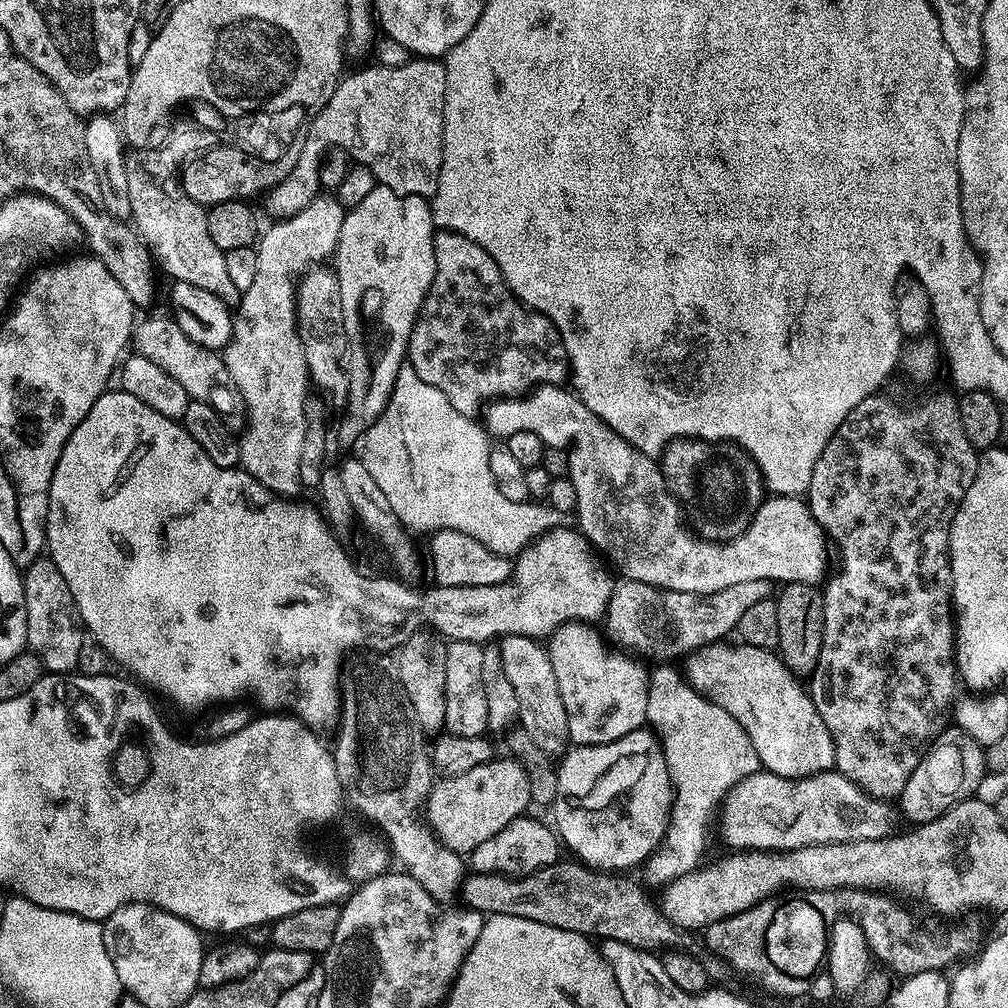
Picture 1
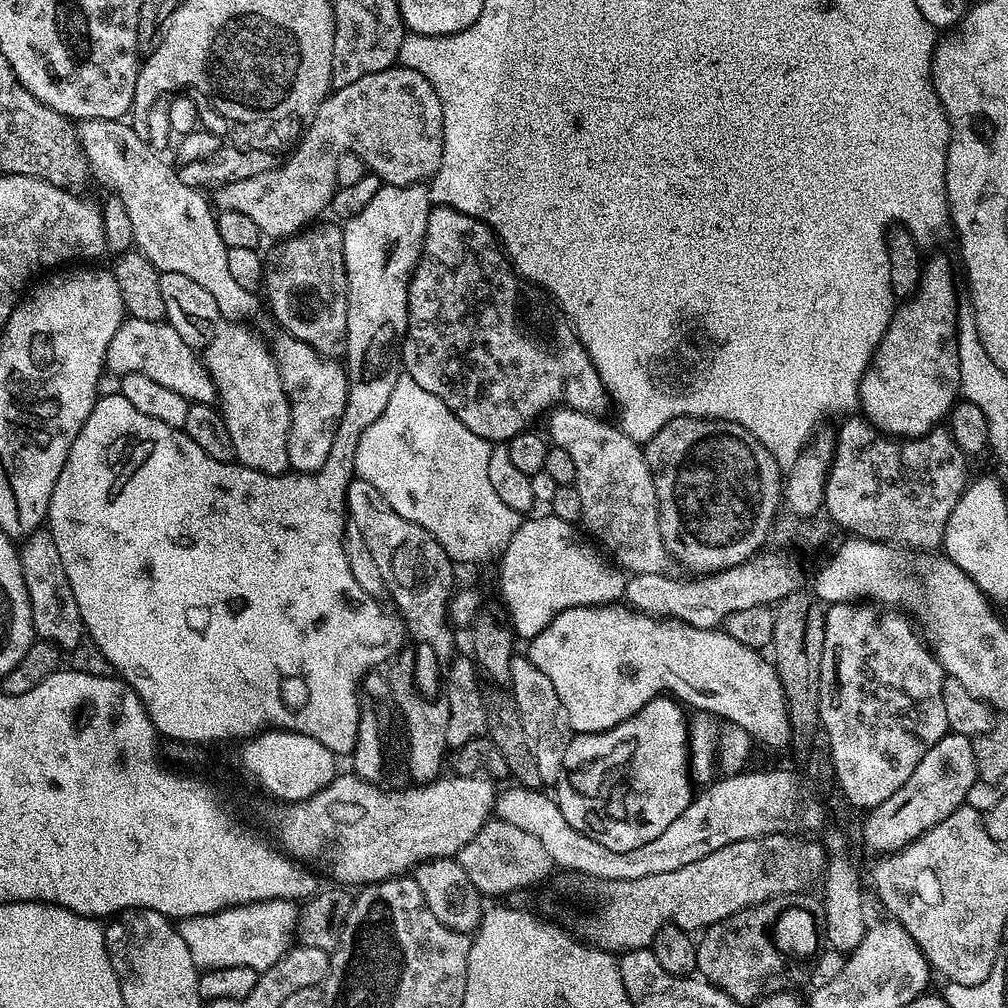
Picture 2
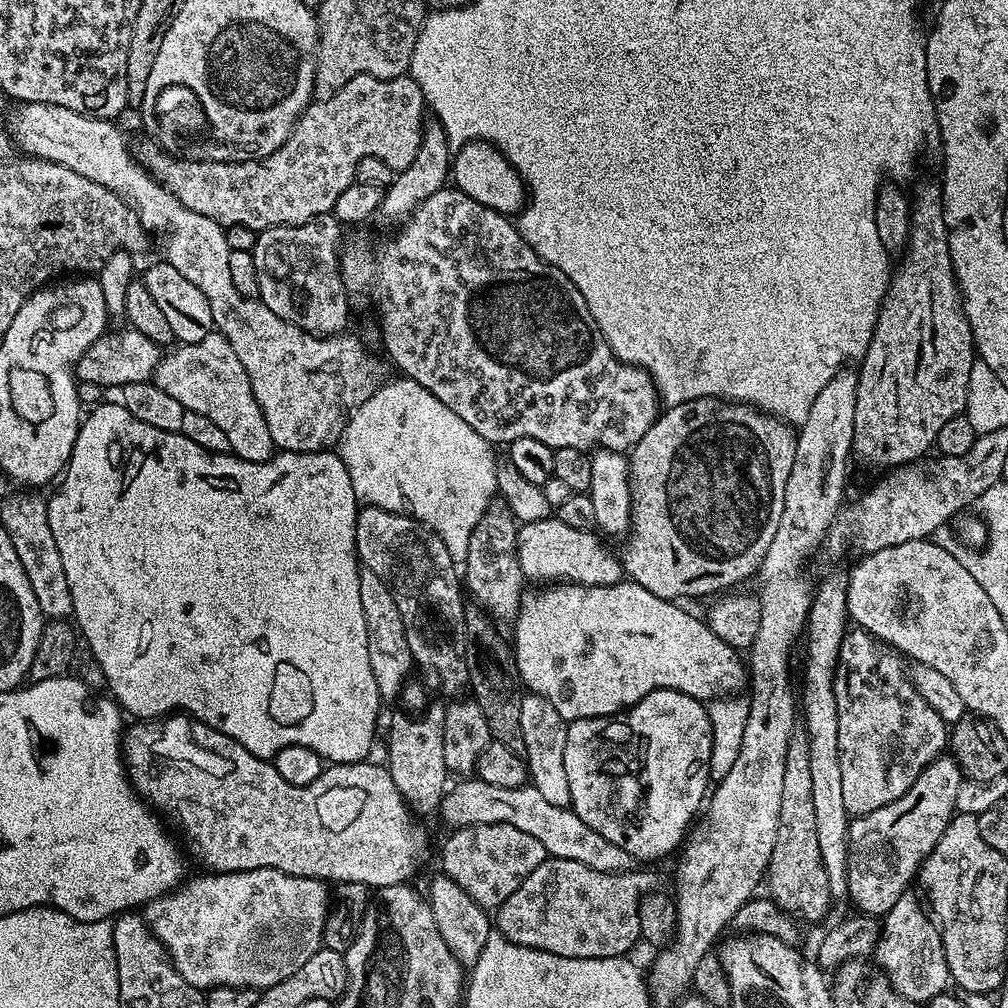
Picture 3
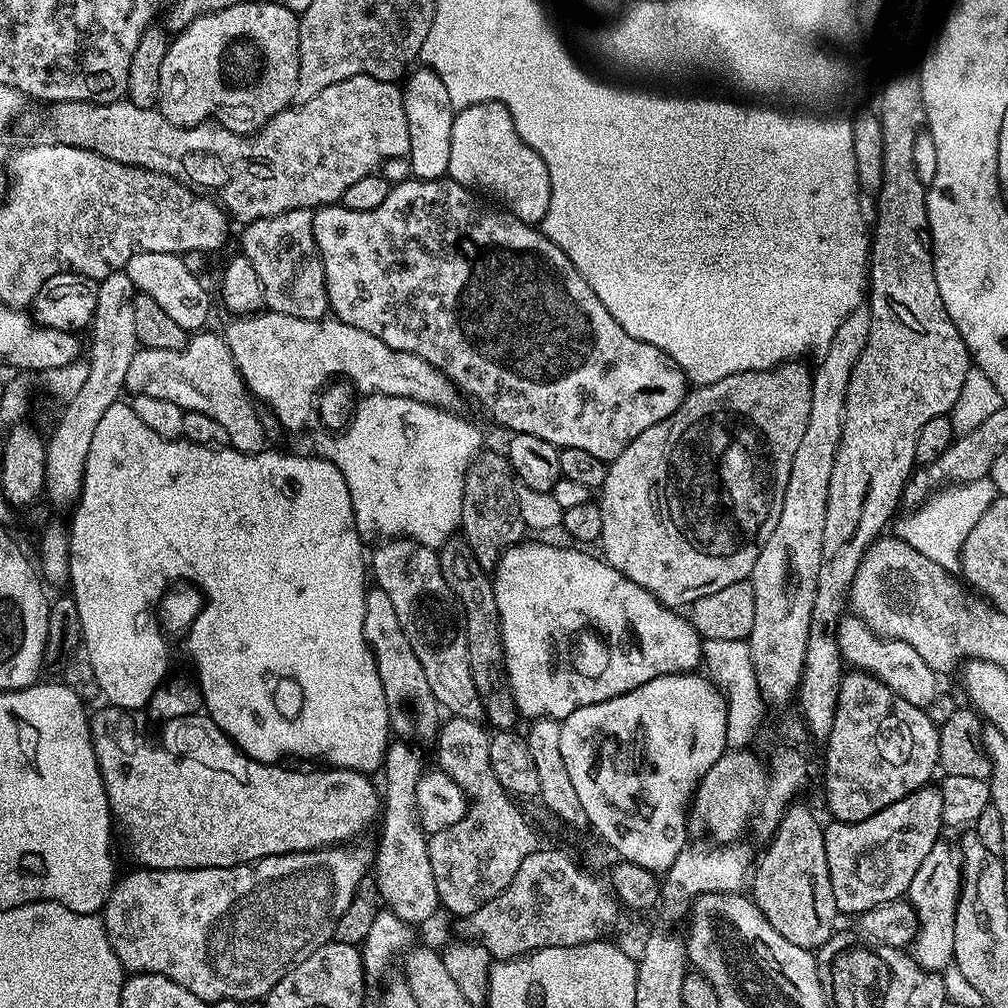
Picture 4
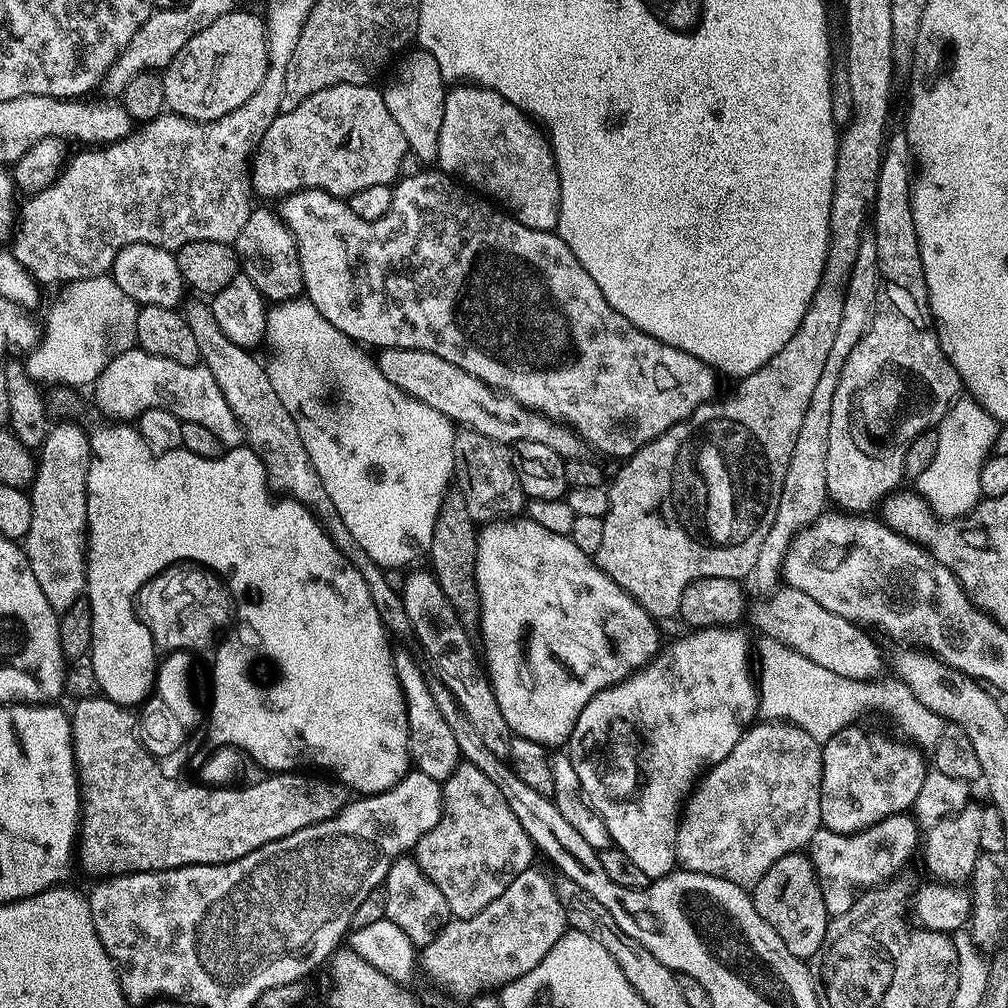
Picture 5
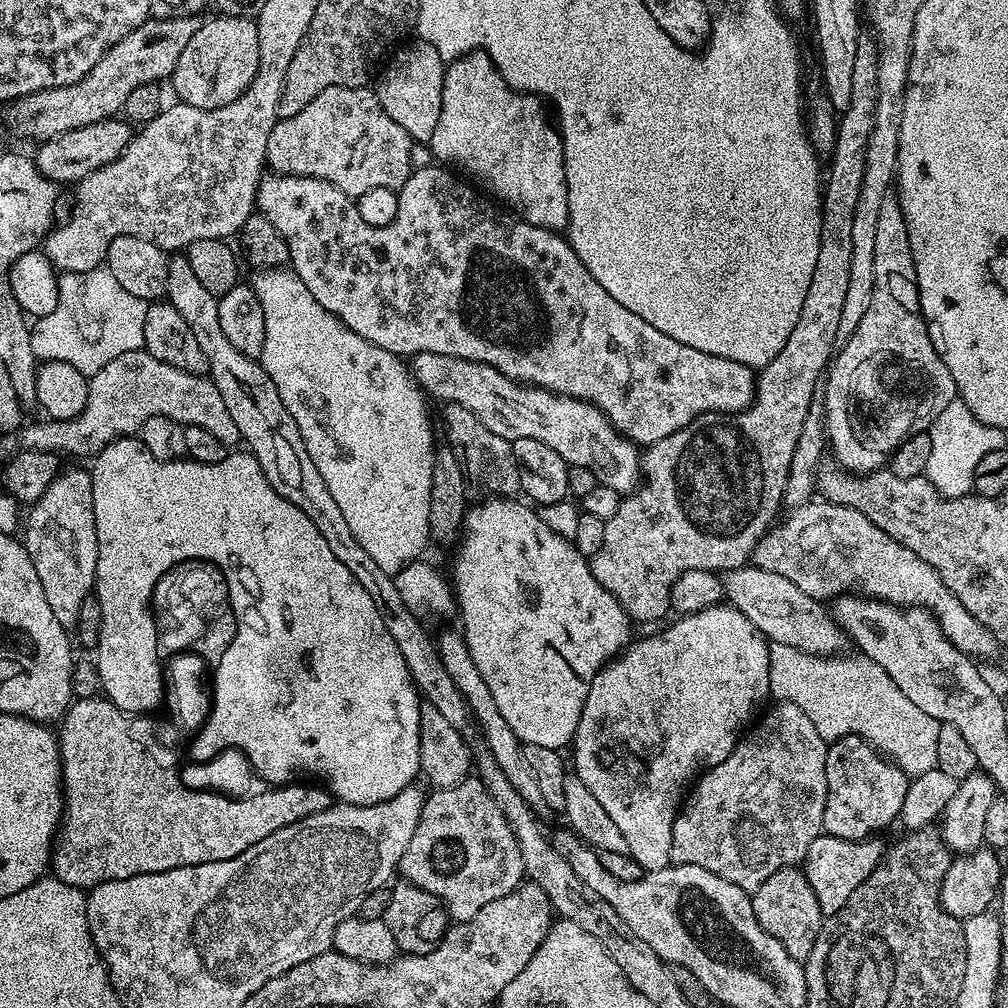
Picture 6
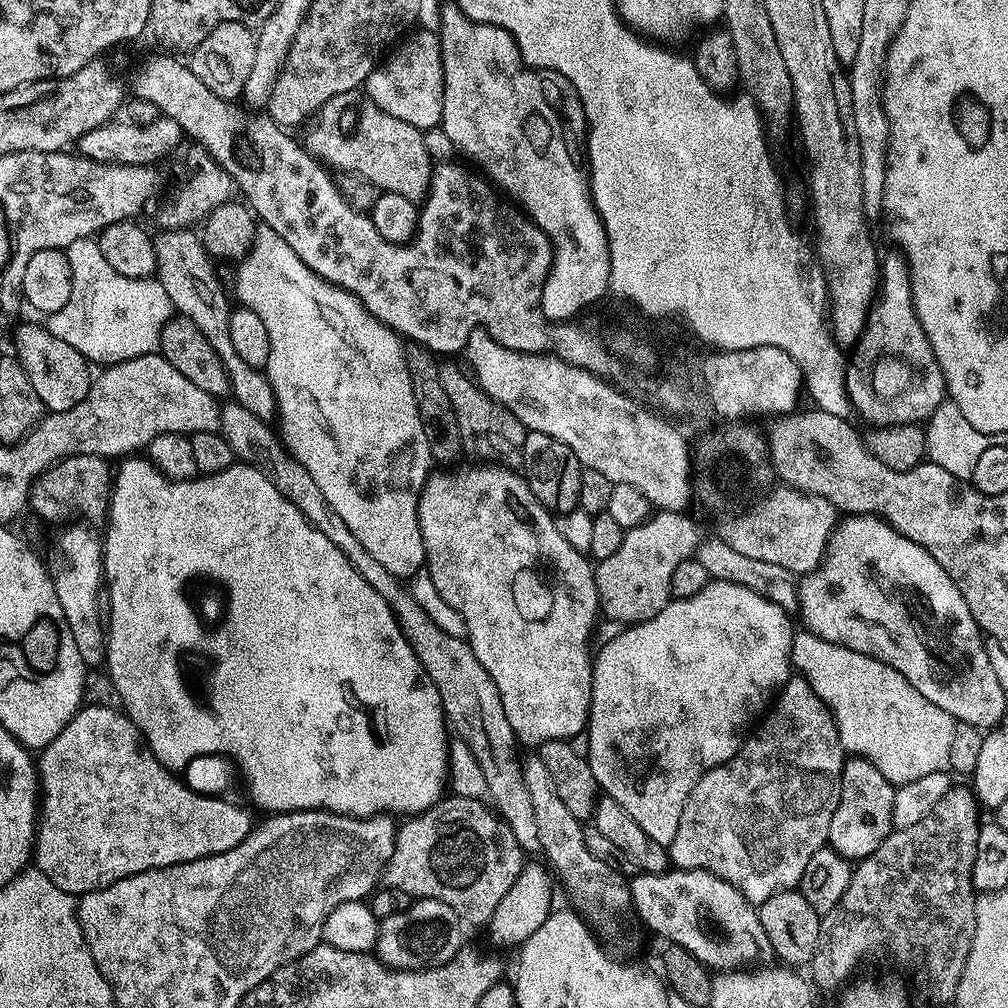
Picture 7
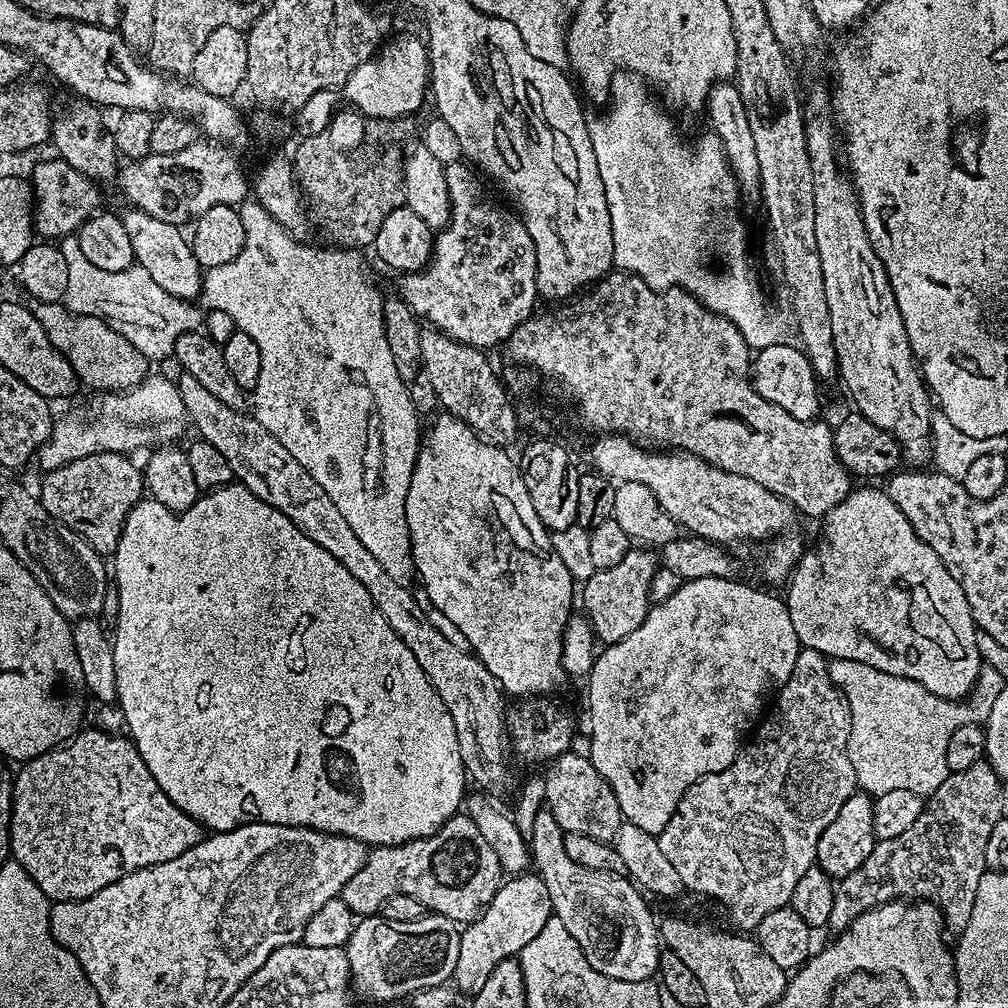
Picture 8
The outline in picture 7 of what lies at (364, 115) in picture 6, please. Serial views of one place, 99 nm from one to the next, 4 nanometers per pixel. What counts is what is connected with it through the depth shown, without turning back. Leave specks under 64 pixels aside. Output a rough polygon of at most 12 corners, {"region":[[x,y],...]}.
{"region":[[351,95],[307,121],[302,147],[381,193],[419,201],[423,131]]}

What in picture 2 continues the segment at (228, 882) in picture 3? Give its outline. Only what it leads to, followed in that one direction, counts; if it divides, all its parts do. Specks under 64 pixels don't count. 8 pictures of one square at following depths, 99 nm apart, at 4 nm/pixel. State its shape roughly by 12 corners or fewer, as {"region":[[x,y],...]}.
{"region":[[259,900],[178,927],[197,969],[261,973],[293,947],[297,905]]}

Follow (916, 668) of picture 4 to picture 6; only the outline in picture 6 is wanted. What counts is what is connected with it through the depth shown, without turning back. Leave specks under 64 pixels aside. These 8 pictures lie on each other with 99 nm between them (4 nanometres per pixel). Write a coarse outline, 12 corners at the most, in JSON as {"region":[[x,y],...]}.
{"region":[[723,573],[727,603],[772,644],[835,656],[831,611],[790,578]]}

